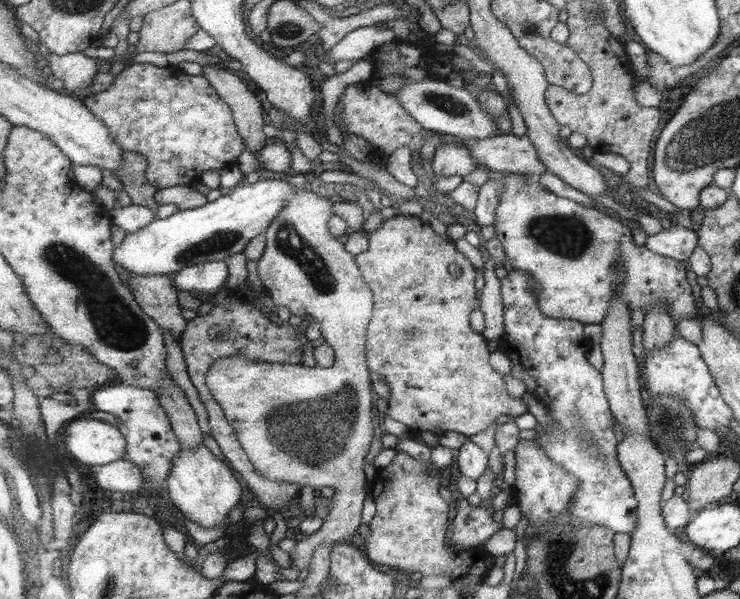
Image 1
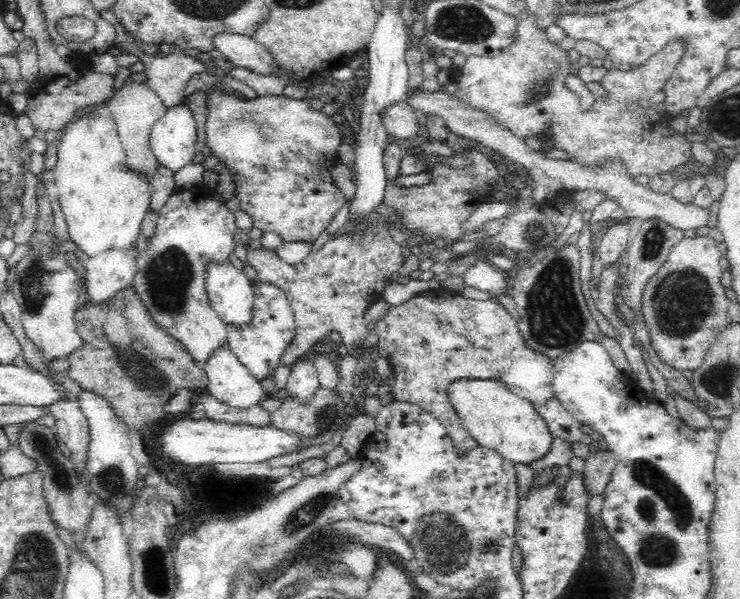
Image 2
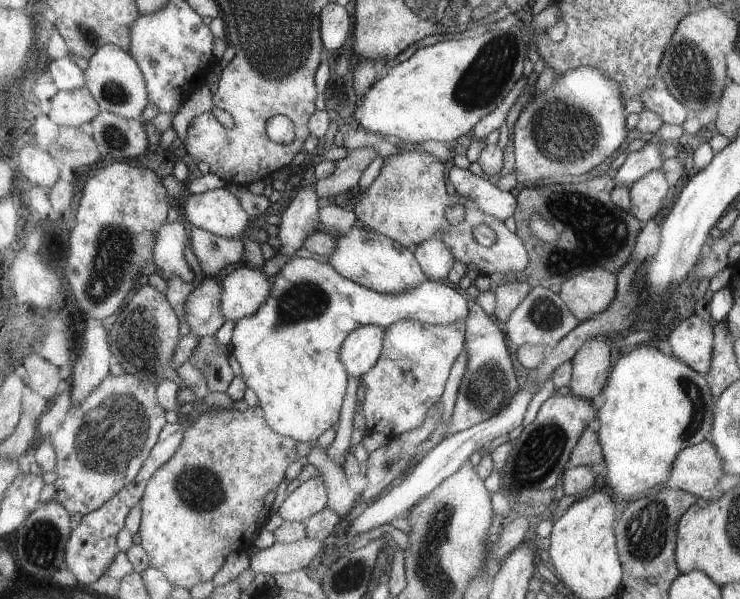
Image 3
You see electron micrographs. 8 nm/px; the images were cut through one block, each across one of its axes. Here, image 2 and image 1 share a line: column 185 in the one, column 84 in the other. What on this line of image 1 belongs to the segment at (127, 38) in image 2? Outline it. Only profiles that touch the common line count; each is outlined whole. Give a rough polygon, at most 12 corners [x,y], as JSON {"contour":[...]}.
{"contour":[[83,52],[51,54],[53,78],[65,82],[73,98],[97,96],[97,60]]}

